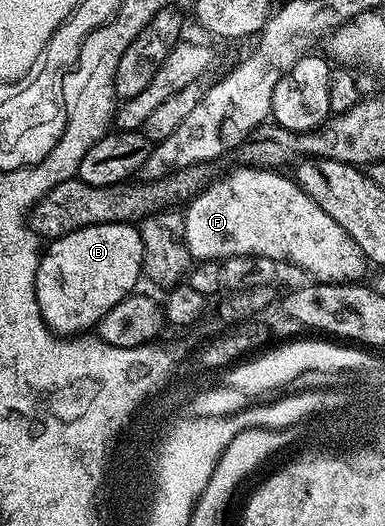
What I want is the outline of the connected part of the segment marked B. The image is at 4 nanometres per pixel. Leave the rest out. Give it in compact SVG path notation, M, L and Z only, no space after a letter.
M101 223L84 229L76 229L64 237L53 240L50 247L41 252L36 273L36 297L40 313L47 327L59 337L78 337L98 323L110 309L135 290L138 278L143 278L142 232L129 223Z

